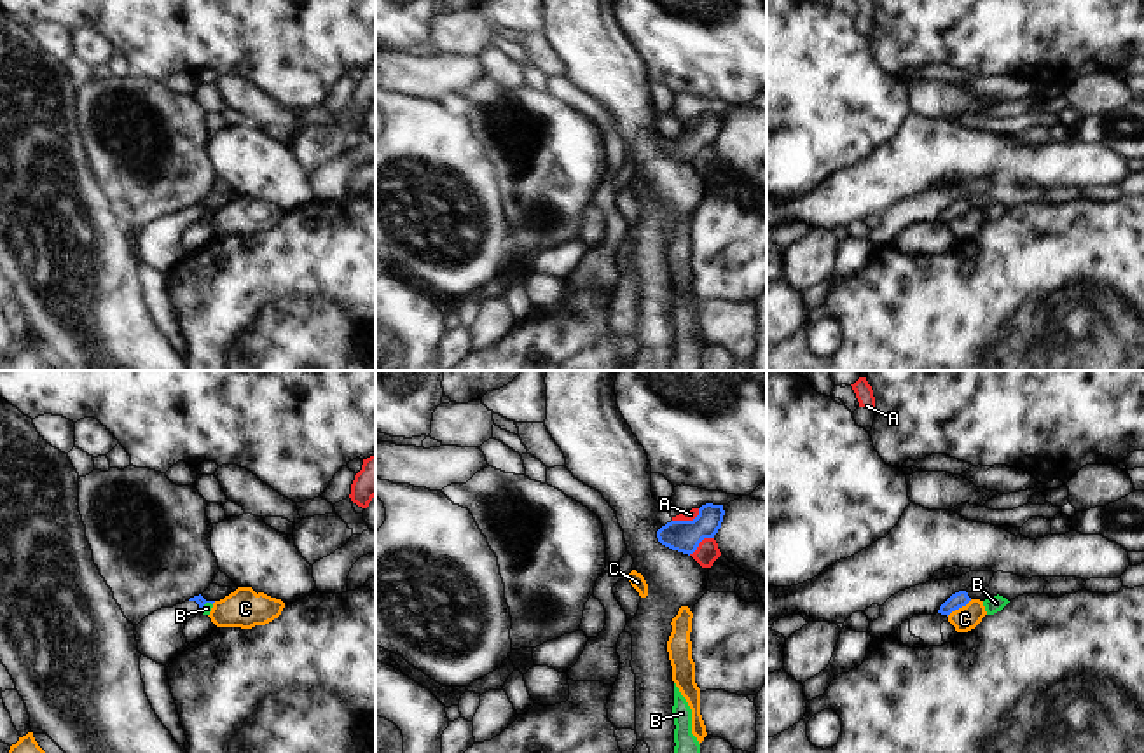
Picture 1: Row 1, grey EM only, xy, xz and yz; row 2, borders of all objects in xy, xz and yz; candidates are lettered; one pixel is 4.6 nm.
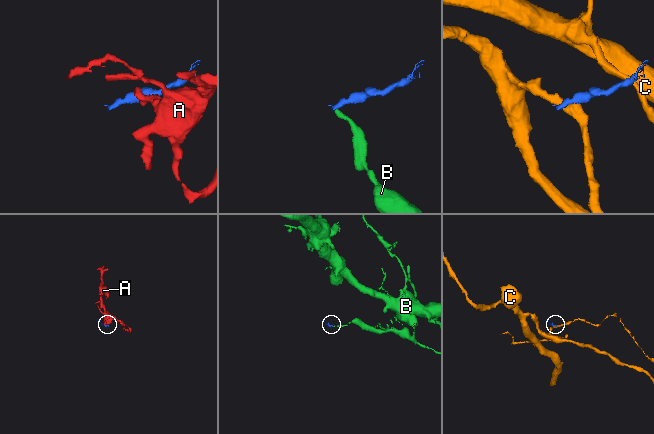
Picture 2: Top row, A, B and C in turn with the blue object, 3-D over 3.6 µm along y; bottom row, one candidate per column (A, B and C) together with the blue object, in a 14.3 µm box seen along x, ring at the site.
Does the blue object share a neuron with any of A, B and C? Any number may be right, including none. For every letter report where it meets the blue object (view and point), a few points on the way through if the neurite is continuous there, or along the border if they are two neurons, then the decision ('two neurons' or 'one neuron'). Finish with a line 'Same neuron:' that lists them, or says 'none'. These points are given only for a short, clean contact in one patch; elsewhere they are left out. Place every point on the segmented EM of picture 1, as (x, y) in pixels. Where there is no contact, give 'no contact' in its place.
A: contact xz (687, 521); border xz (699, 509), (692, 519), (673, 521); two neurons
B: contact xy (205, 603); border xy (212, 603), (199, 610); two neurons
C: contact yz (959, 607); border yz (971, 600), (947, 615); two neurons
Same neuron: none

